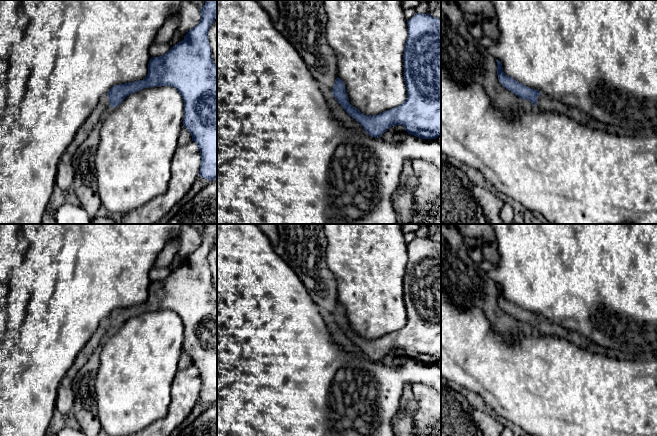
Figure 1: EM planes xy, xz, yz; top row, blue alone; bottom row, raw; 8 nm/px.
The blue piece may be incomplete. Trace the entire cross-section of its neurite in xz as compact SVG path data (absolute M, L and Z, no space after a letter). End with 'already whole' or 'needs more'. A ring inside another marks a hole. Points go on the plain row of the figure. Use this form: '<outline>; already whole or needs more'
M416 237L407 245L407 250L408 262L403 278L407 322L401 329L378 339L366 340L350 328L345 308L338 301L331 315L343 333L372 361L380 362L388 352L402 349L409 359L436 363L441 358L441 242Z; already whole

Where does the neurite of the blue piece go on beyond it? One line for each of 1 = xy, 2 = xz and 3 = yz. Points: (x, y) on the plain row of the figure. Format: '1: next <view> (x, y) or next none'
1: next none
2: next none
3: next none

